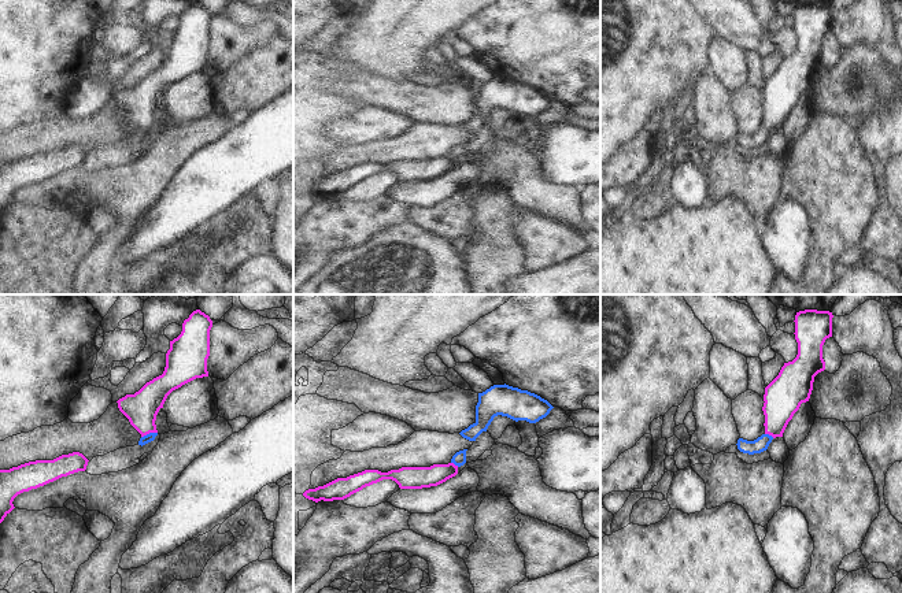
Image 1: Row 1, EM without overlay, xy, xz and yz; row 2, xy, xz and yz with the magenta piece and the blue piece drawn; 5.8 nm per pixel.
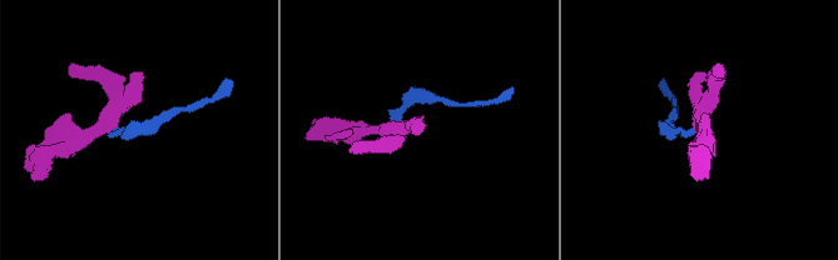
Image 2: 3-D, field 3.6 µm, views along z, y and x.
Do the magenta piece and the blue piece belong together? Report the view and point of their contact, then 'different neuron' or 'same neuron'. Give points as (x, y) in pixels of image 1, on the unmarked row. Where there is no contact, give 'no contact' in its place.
contact xy (148, 126); same neuron

